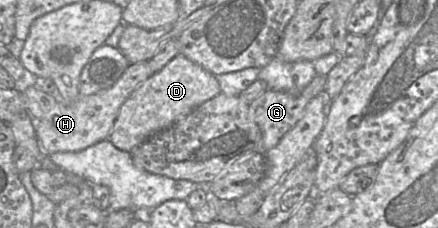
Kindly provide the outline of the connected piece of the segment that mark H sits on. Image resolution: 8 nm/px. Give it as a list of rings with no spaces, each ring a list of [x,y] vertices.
[[[148,61],[129,64],[120,78],[109,88],[88,96],[79,96],[70,104],[56,98],[32,83],[19,85],[24,95],[26,111],[35,120],[35,130],[39,144],[47,155],[56,152],[78,152],[96,143],[109,139],[120,107],[132,92],[149,76]]]

